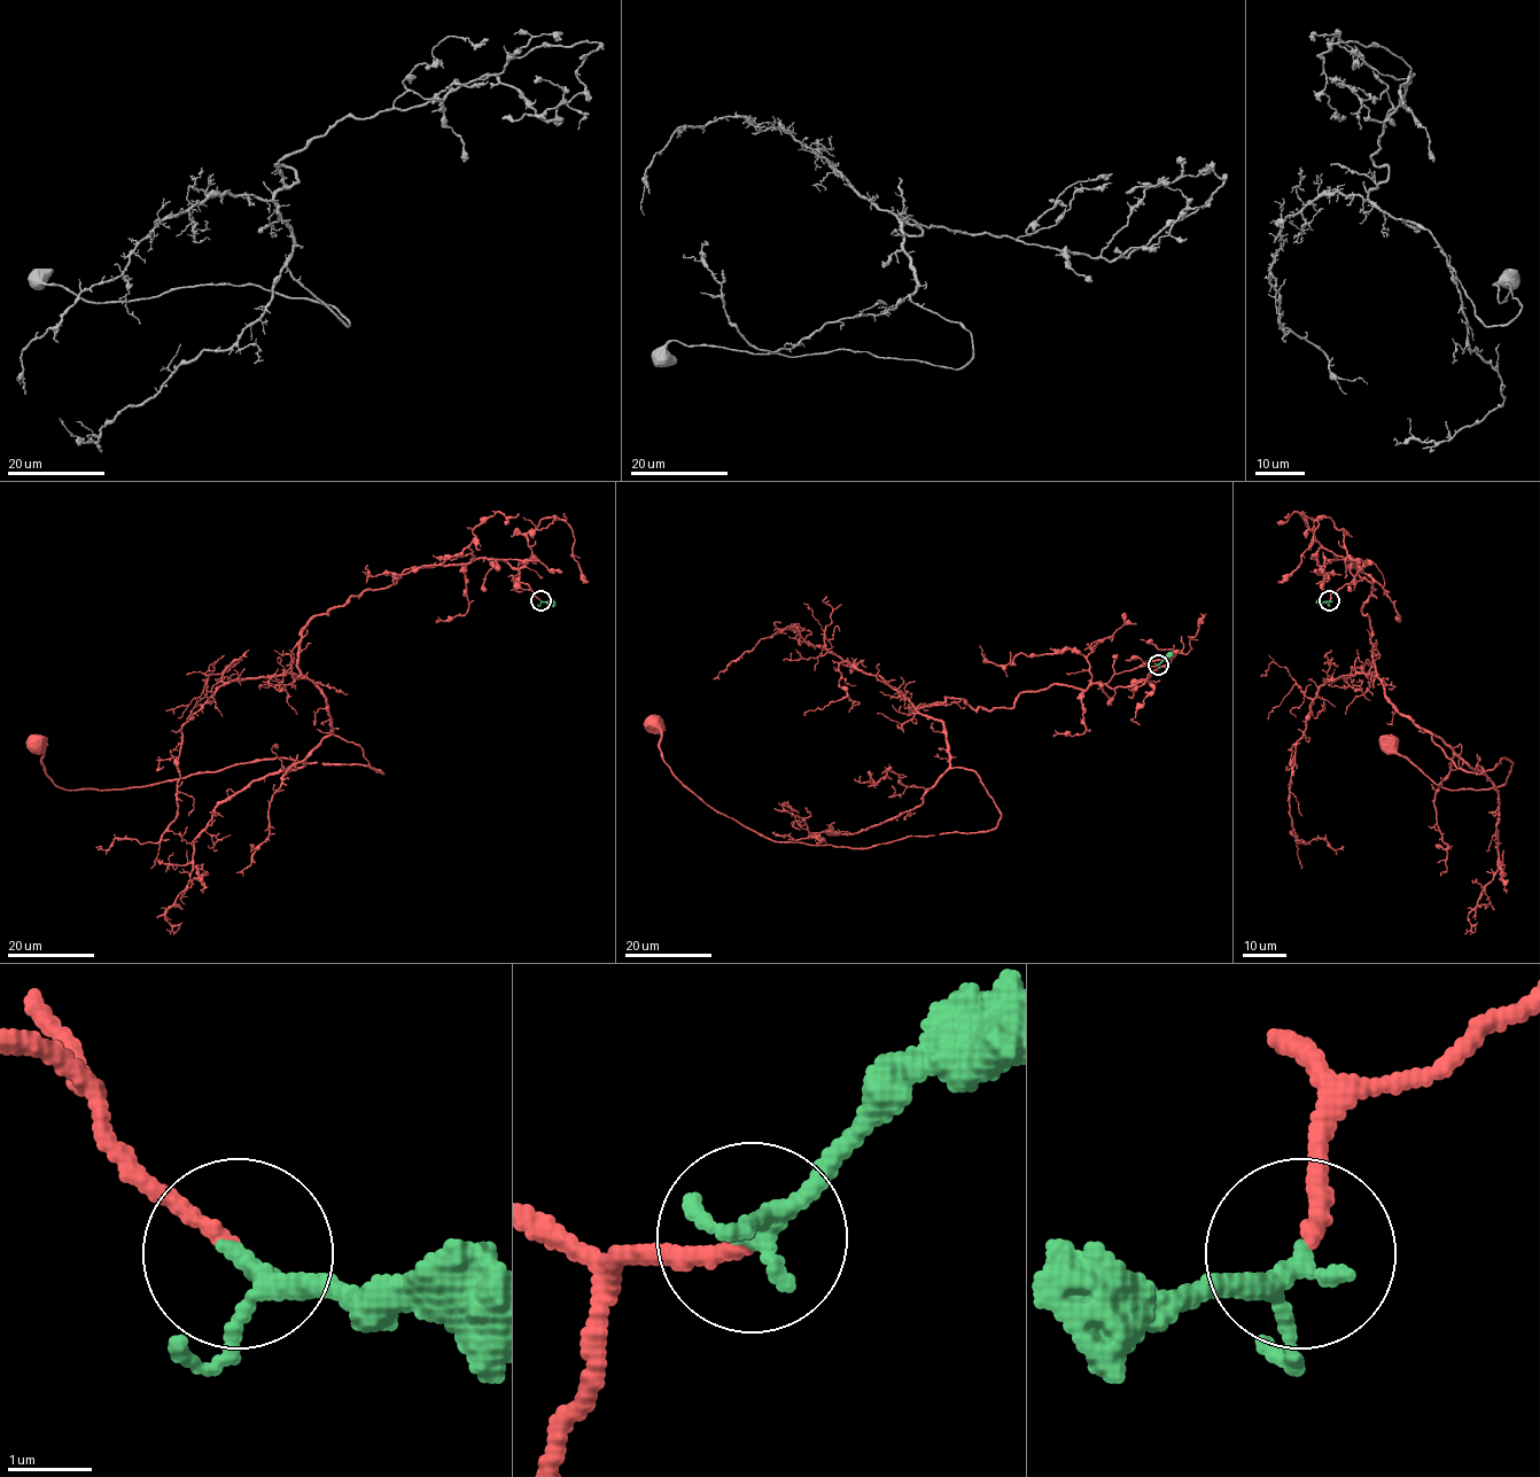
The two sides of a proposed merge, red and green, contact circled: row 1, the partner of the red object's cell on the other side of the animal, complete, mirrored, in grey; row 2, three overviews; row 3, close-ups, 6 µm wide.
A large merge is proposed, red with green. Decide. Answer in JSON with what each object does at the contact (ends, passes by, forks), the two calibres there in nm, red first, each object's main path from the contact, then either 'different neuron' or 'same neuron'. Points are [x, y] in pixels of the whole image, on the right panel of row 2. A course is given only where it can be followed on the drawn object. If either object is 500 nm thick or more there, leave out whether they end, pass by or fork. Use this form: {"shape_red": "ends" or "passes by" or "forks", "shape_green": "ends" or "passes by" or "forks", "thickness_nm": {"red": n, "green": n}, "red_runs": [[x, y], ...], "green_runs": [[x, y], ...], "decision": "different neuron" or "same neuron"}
{"shape_red": "ends", "shape_green": "passes by", "thickness_nm": {"red": 180, "green": 200}, "red_runs": [[1330, 599], [1353, 559], [1394, 707], [1459, 768], [1513, 763], [1502, 785], [1447, 790], [1387, 746]], "green_runs": [[1330, 600], [1316, 604]], "decision": "same neuron"}

